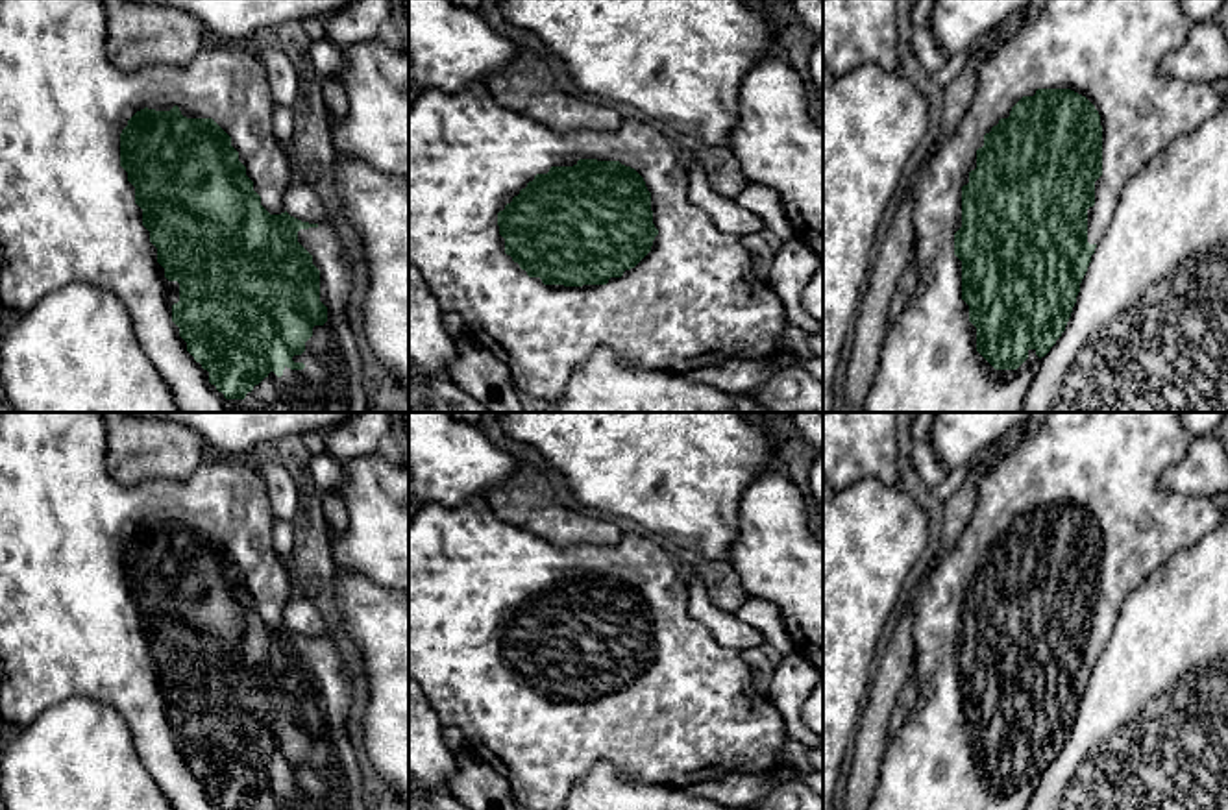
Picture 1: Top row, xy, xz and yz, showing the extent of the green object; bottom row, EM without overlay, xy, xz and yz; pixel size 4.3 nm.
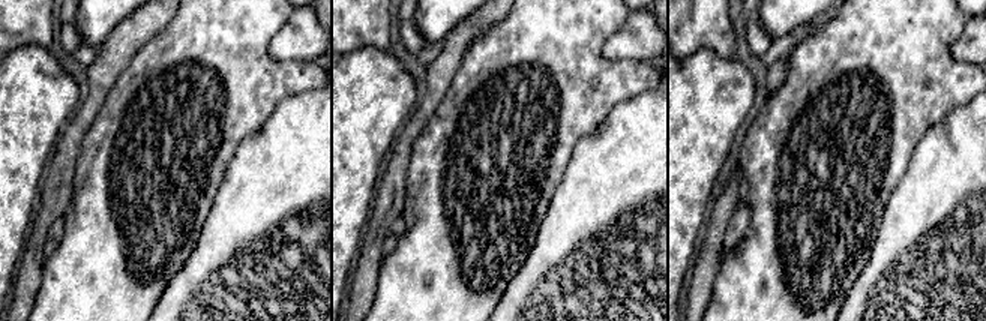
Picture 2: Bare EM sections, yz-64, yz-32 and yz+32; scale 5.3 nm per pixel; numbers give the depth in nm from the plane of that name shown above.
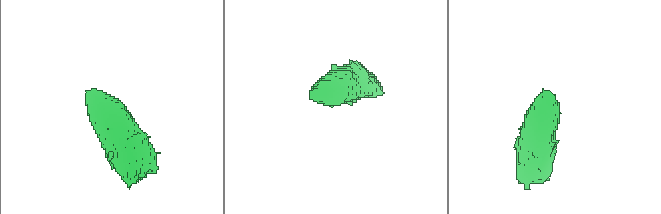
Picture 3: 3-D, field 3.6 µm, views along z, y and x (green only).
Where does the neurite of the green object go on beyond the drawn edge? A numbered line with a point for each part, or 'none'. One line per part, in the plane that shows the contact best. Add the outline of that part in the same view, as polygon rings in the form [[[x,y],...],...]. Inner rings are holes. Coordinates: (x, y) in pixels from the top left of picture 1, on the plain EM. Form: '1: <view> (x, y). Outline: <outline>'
1: yz (1110, 465). Outline: [[[1049,412],[1041,427],[984,475],[973,516],[954,547],[938,560],[927,583],[917,590],[914,603],[914,679],[919,699],[899,732],[888,740],[880,773],[867,810],[1026,810],[1041,779],[1036,764],[1017,784],[995,784],[976,766],[976,742],[969,736],[969,719],[962,714],[962,675],[954,669],[954,647],[962,642],[962,601],[976,583],[976,564],[984,549],[1008,533],[1023,510],[1038,503],[1071,503],[1086,510],[1100,529],[1102,540],[1102,590],[1095,595],[1095,620],[1087,623],[1087,657],[1099,658],[1108,644],[1124,599],[1147,581],[1167,558],[1213,533],[1224,520],[1213,499],[1204,496],[1174,494],[1161,486],[1161,475],[1180,462],[1191,436],[1178,420],[1178,412]]]

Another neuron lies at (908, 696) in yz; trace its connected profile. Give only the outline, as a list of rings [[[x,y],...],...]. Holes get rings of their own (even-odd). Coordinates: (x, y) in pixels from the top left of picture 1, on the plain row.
[[[912,677],[899,693],[895,710],[890,718],[890,725],[904,725],[910,712],[915,708],[917,699],[919,699],[919,686],[917,681]]]

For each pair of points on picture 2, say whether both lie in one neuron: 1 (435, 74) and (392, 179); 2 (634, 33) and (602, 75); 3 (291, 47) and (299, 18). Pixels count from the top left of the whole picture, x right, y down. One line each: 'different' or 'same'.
1: same
2: different
3: same

